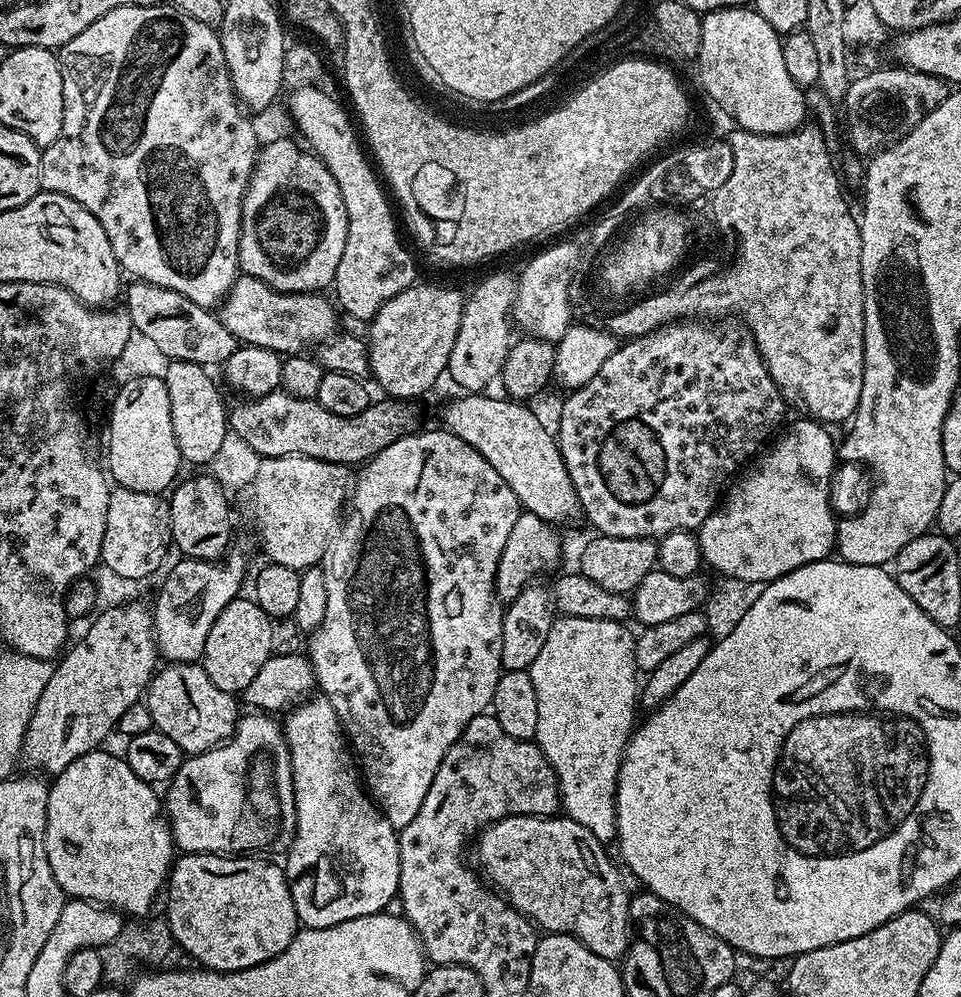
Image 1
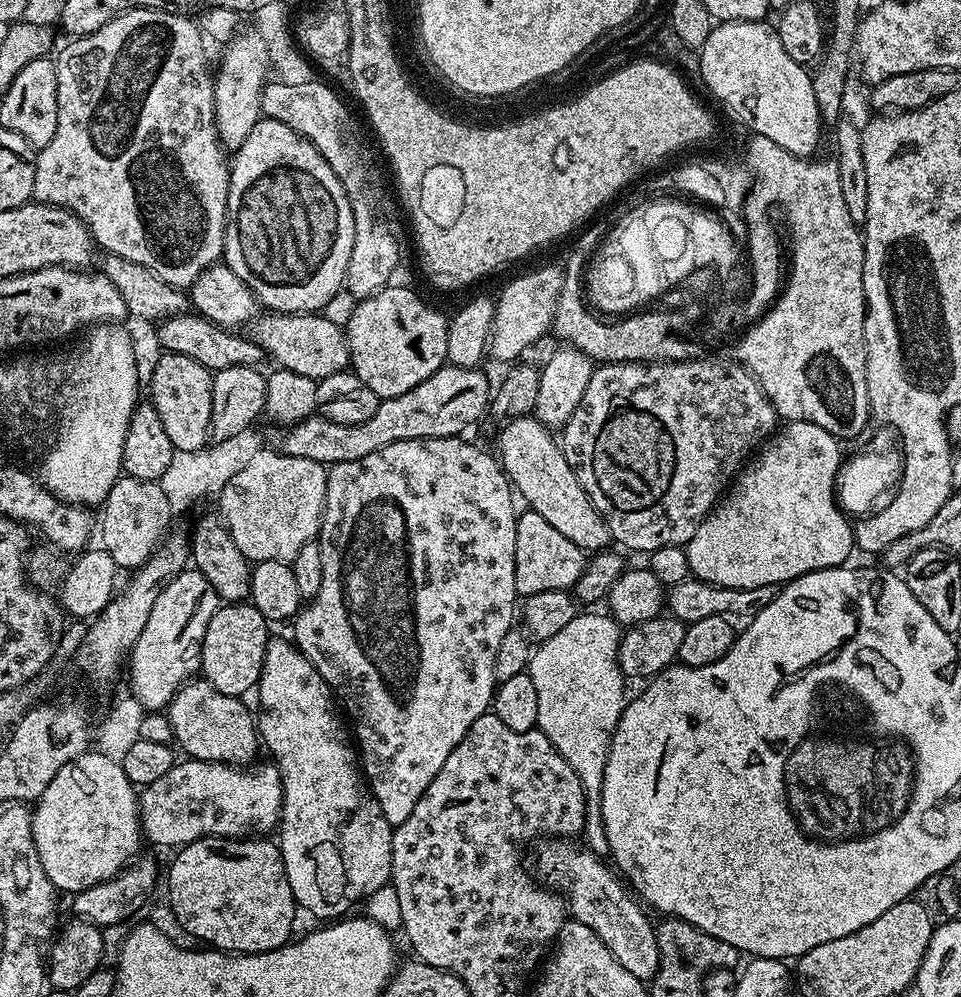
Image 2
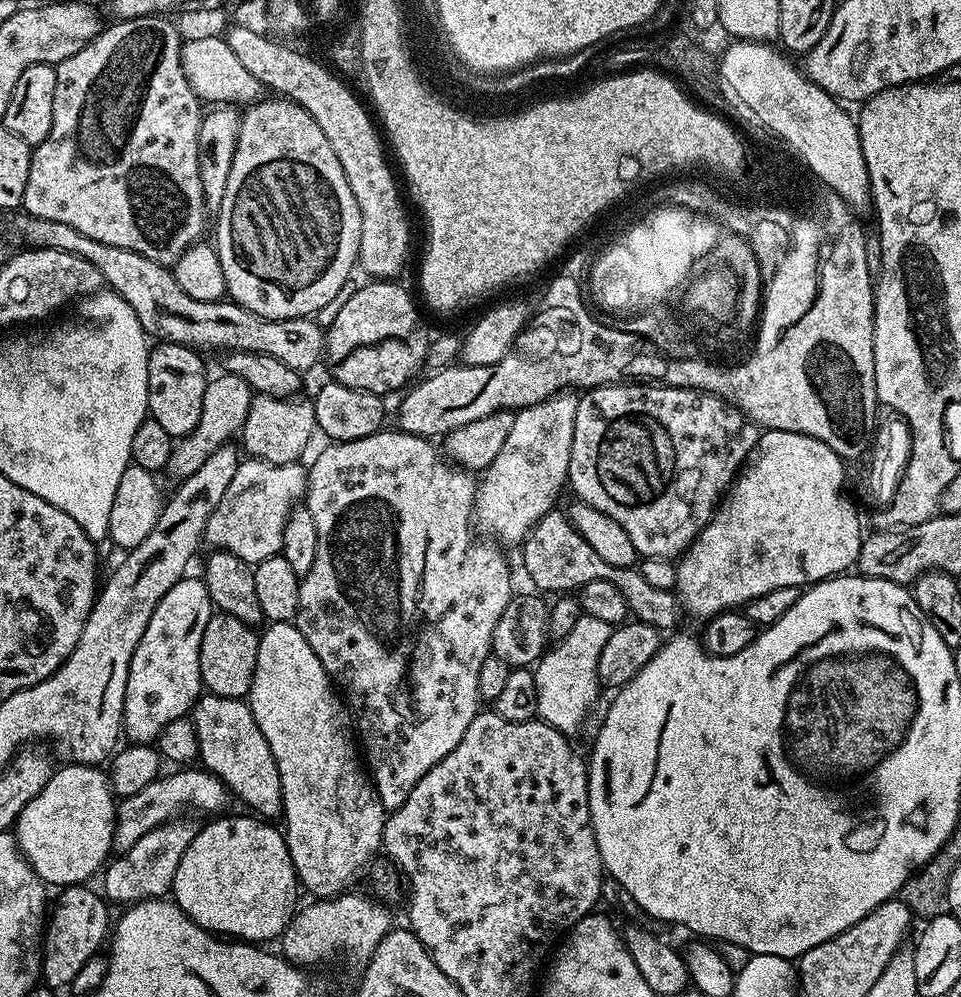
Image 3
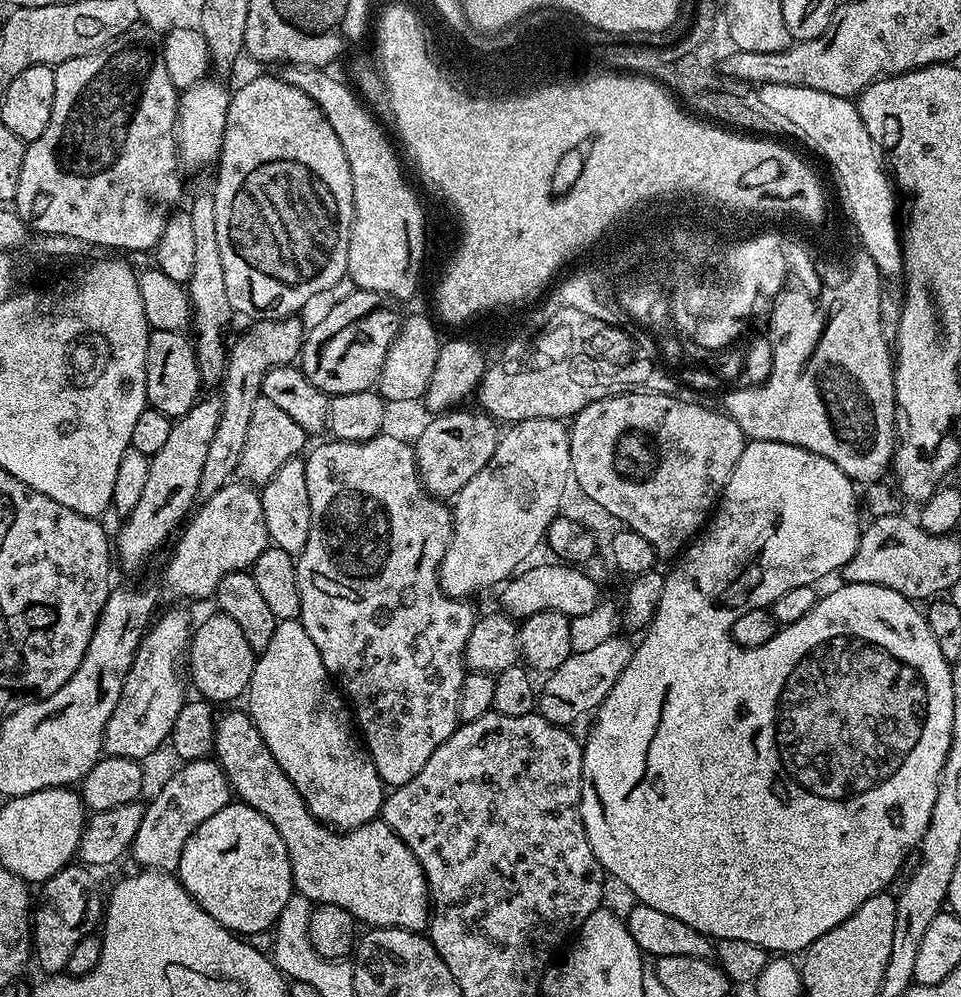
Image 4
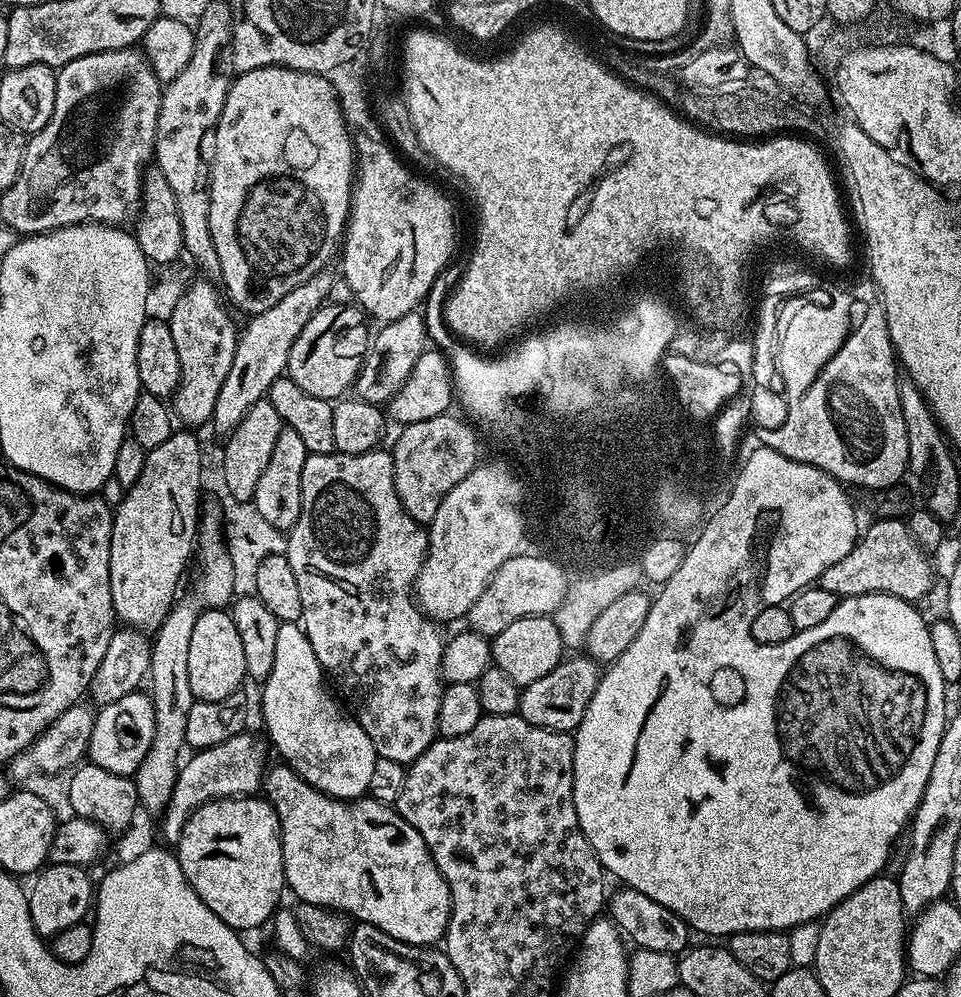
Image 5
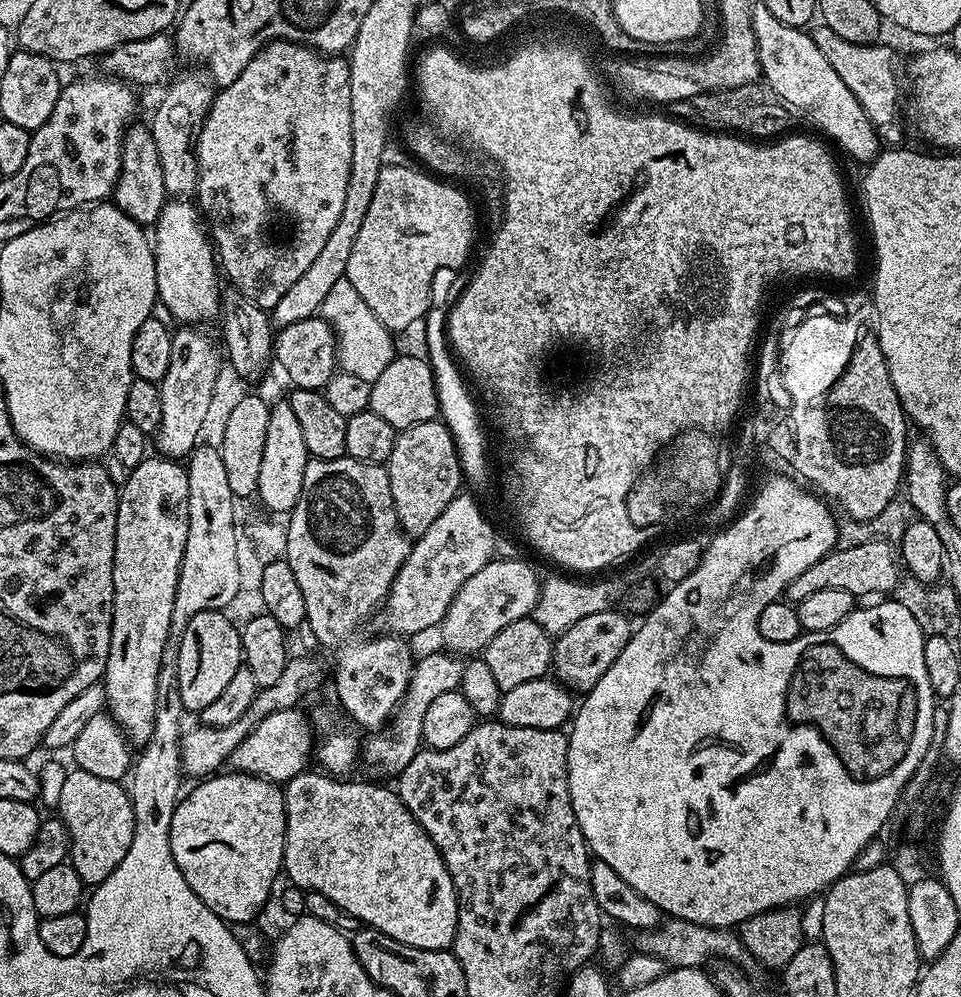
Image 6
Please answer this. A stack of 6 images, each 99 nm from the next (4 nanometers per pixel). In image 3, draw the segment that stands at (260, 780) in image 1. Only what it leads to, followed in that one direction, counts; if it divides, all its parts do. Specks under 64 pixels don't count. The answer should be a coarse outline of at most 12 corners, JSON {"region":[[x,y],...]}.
{"region":[[207,770],[161,774],[117,803],[113,849],[185,813],[223,813],[230,793]]}

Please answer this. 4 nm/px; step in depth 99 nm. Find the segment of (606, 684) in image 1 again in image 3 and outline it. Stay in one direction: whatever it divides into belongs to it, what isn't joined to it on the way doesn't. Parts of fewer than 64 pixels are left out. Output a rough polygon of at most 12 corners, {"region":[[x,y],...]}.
{"region":[[582,614],[535,665],[536,715],[569,738],[602,691],[613,625]]}

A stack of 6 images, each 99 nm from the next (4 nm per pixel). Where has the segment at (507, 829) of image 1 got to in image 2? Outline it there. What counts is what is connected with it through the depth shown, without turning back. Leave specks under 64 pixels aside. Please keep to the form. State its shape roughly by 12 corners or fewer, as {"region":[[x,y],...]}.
{"region":[[545,839],[535,875],[625,970],[651,981],[649,913],[601,857]]}

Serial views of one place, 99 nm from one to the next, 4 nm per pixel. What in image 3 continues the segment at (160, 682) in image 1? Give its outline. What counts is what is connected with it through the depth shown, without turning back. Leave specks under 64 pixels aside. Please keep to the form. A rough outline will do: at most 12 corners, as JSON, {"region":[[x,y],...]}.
{"region":[[204,694],[199,763],[245,809],[279,817],[278,766],[247,703]]}

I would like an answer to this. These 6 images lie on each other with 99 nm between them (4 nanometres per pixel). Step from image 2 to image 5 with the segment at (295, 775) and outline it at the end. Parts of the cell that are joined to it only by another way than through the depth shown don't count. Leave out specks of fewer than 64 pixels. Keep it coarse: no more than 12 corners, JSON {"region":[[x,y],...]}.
{"region":[[281,623],[260,712],[283,763],[359,800],[370,734],[328,693],[299,623]]}

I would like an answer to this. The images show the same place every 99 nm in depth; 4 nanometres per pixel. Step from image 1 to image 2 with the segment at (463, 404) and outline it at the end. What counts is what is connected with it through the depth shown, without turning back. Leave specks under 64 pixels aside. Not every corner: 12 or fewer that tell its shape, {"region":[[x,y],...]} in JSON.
{"region":[[507,421],[500,467],[531,511],[586,554],[613,543],[553,433]]}

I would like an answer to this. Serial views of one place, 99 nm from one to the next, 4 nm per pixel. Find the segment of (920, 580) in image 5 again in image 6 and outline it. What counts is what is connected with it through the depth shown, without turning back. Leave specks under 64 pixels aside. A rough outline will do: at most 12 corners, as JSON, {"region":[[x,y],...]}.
{"region":[[886,539],[837,546],[798,574],[793,605],[818,590],[892,594],[902,576]]}

